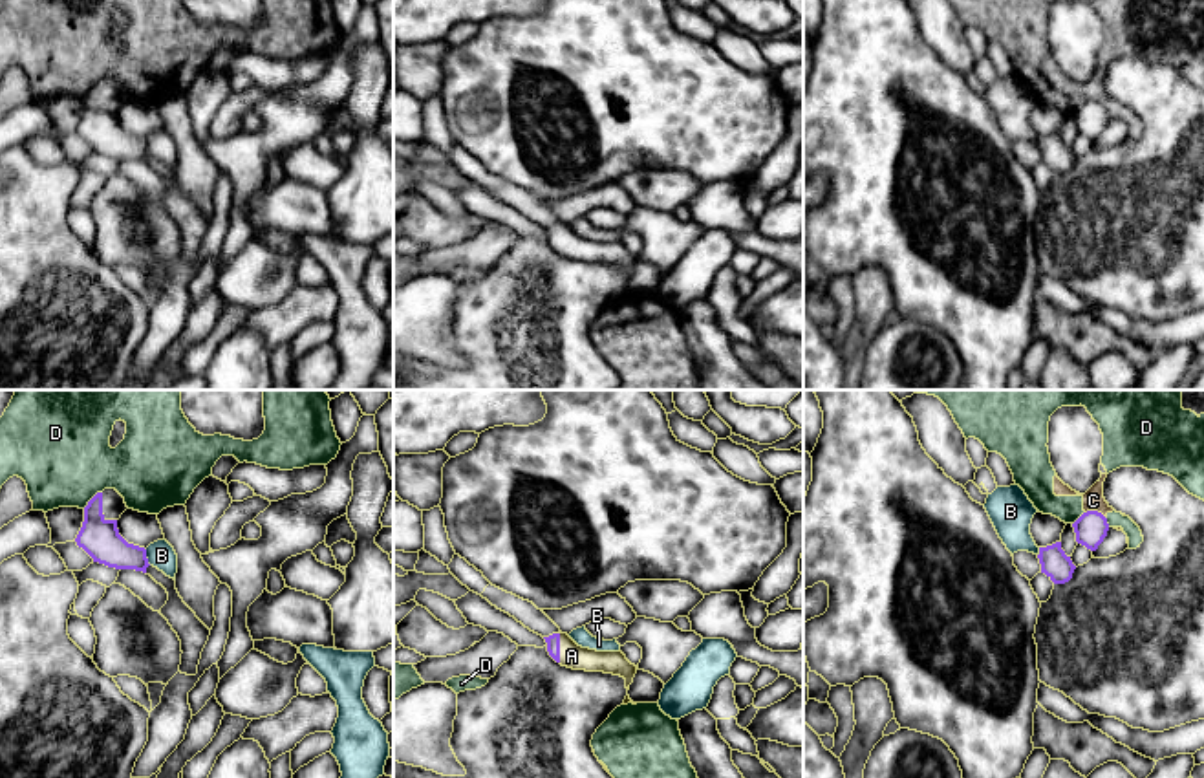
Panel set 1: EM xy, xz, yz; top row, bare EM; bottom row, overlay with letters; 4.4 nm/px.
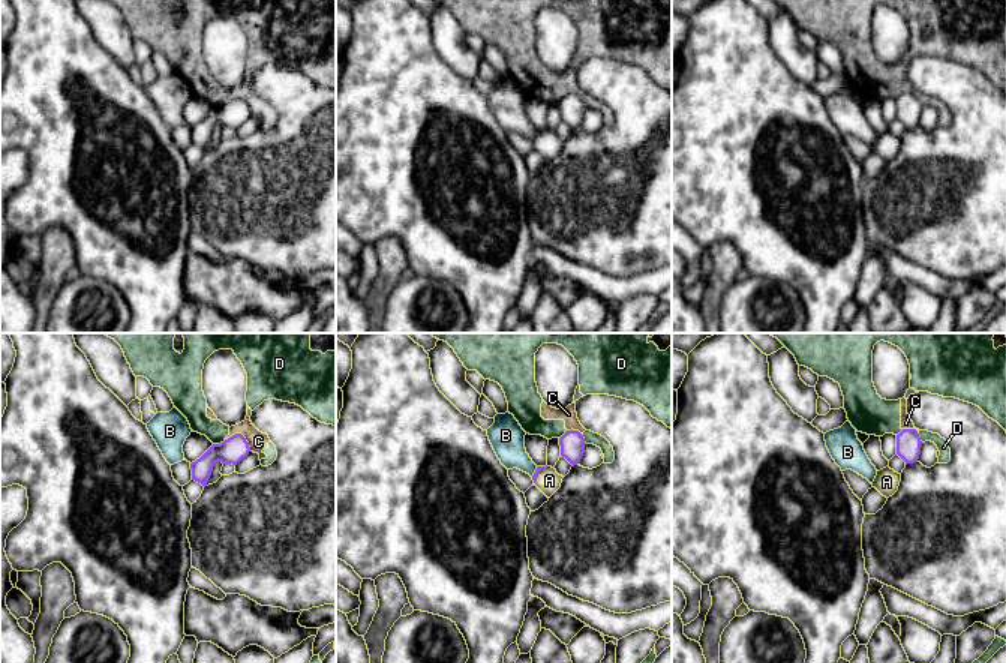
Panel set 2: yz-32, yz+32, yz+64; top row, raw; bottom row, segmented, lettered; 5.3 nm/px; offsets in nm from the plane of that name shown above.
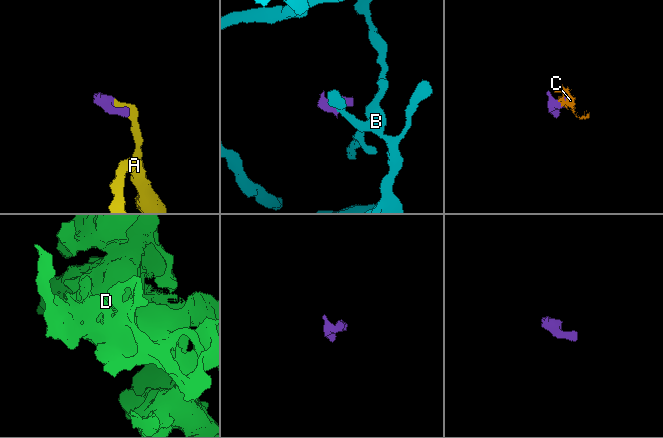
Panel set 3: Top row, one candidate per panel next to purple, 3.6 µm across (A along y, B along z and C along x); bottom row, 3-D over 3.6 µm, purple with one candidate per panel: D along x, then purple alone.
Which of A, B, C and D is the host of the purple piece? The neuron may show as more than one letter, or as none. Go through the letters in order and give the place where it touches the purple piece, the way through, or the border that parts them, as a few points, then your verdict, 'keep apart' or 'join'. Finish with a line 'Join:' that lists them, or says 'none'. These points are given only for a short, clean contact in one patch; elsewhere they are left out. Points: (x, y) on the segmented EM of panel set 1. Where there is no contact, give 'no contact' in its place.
A: meets purple in xz at (558, 648); join
B: meets purple in xy at (145, 557); border along xy (145, 550), (150, 564); keep apart
C: meets purple in yz at (1095, 511); keep apart
D: meets purple in xy at (92, 498); keep apart
Join: A

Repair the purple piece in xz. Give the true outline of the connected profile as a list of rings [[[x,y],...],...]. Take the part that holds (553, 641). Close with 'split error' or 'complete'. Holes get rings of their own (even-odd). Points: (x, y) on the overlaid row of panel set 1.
[[[567,633],[543,637],[549,655],[562,666],[586,672],[604,672],[626,679],[626,688],[633,683],[637,666],[618,652],[597,652],[578,646]]]; split error

